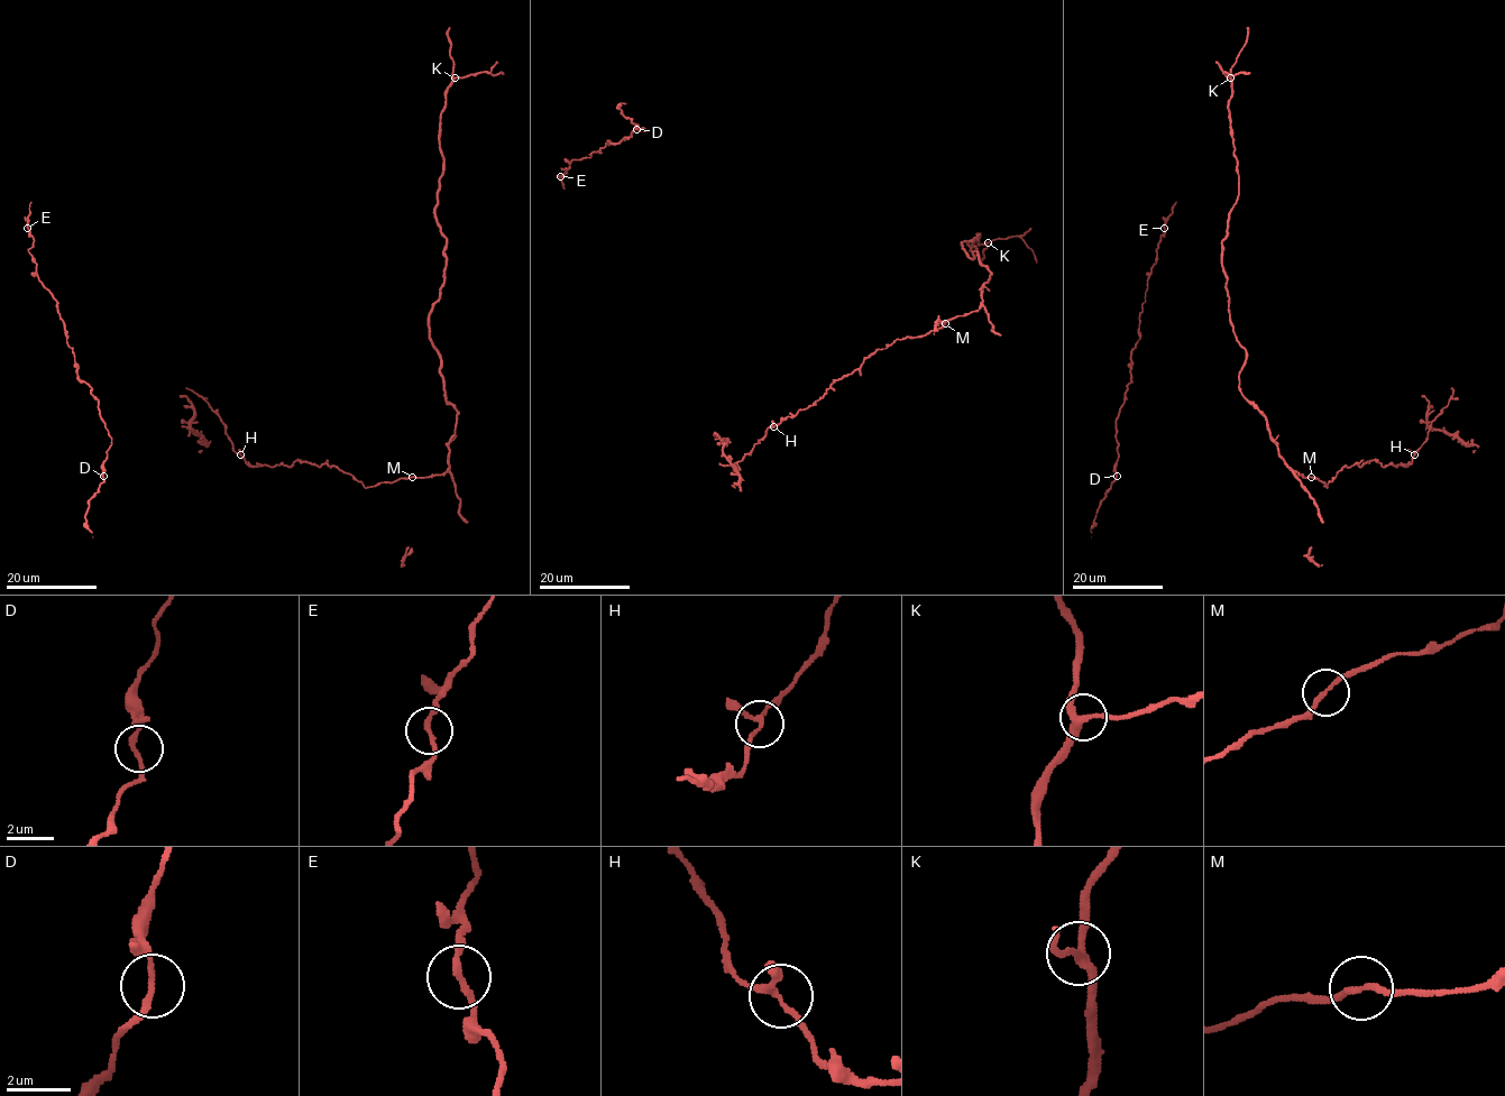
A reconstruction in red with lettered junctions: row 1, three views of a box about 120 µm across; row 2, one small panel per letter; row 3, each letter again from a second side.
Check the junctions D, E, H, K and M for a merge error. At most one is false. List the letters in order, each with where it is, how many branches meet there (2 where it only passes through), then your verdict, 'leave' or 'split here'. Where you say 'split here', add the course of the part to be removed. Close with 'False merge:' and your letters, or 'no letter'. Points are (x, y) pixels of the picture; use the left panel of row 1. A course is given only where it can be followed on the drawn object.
D: place (103, 476); branches 2; leave
E: place (27, 228); branches 2; leave
H: place (240, 454); branches 3; leave
K: place (455, 77); branches 3; leave
M: place (412, 477); branches 2; leave
False merge: no letter

